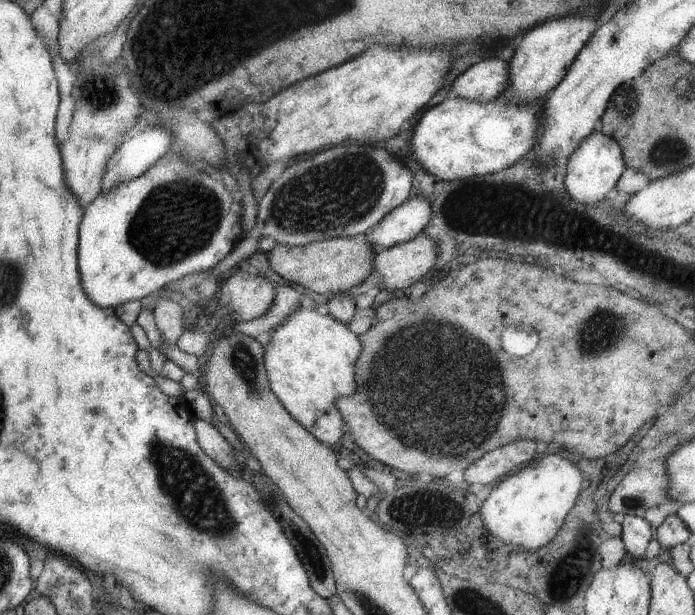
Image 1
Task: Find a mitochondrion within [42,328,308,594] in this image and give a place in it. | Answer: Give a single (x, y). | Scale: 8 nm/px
(198, 500)

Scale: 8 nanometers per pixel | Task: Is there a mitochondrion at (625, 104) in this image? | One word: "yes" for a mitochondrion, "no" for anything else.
yes

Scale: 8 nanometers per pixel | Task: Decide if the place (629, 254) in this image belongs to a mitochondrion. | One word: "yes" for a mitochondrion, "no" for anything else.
no

